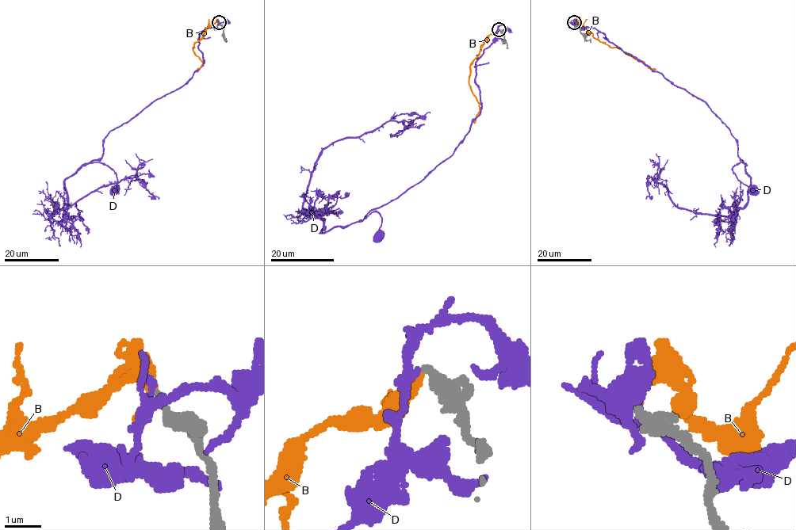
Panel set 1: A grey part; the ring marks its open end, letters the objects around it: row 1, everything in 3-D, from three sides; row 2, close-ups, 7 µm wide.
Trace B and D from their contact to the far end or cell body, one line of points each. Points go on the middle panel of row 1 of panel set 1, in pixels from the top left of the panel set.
B: (499, 29), (487, 36), (470, 66), (469, 86), (479, 103), (479, 112), (474, 123)
D: (499, 29), (476, 62), (480, 111), (454, 152), (394, 200), (352, 223), (376, 211), (381, 218), (379, 237)

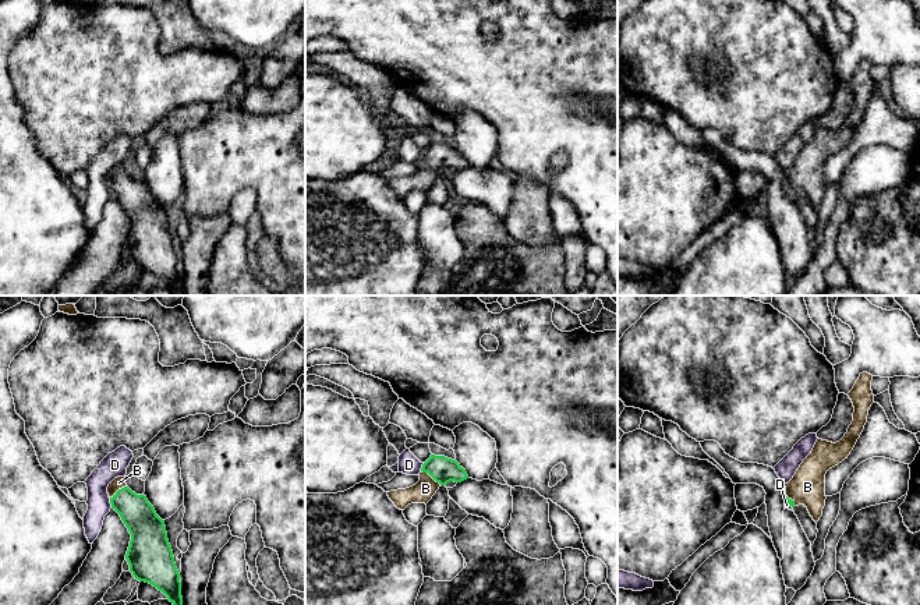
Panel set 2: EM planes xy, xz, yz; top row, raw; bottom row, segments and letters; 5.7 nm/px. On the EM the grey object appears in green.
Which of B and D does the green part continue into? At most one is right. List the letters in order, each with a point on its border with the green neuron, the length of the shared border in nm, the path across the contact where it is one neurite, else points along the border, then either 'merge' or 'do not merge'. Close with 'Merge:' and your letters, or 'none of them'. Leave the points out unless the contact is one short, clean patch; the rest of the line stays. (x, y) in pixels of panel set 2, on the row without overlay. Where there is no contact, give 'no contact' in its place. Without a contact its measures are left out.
B: meets green in xz at (431, 163); contact 150 nm long; runs through xz (443, 158), (438, 158), (431, 163), (425, 176); merge
D: meets green in xy at (110, 190); contact 70 nm long; border along xy (109, 186), (112, 195); do not merge
Merge: B

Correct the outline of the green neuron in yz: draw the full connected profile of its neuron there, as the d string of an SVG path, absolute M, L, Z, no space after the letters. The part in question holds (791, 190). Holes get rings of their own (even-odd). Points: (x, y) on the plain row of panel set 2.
M860 61L853 77L848 81L854 100L845 124L836 131L817 127L811 141L803 148L793 166L785 171L785 188L792 195L804 192L815 210L822 204L825 194L827 159L848 146L867 110L868 98L874 91L871 68L873 63Z

